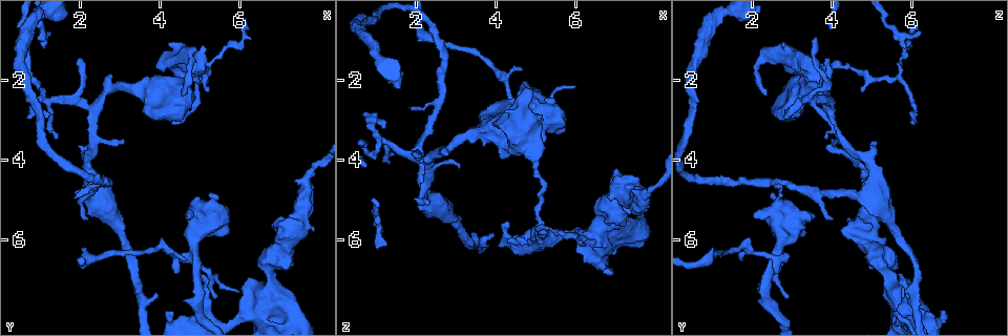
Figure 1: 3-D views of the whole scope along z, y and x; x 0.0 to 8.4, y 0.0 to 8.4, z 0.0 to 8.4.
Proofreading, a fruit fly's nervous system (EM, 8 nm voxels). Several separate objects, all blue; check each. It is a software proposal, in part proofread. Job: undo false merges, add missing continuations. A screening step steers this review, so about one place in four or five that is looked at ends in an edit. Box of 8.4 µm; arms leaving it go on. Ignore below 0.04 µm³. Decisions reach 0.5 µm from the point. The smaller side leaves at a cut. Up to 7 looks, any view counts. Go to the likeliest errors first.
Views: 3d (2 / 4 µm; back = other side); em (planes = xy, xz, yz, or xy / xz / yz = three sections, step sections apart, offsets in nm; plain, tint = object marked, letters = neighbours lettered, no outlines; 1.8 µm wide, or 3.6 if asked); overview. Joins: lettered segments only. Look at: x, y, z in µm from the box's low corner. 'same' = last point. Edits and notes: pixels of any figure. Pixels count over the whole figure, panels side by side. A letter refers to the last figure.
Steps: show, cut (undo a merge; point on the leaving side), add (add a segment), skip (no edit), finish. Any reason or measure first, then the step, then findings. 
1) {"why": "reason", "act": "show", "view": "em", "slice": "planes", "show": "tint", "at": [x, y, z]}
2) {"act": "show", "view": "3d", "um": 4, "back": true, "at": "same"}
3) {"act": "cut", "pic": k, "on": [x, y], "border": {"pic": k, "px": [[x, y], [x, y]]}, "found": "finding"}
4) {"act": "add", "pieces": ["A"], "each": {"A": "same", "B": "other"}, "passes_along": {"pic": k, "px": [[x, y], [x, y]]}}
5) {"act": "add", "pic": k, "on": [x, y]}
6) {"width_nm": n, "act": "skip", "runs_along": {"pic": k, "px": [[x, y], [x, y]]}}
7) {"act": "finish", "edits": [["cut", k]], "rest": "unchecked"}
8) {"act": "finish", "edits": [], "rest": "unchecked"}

{"why": "small branch off a trunk", "act": "show", "view": "3d", "um": 4, "at": [4.80, 6.45, 2.70]}

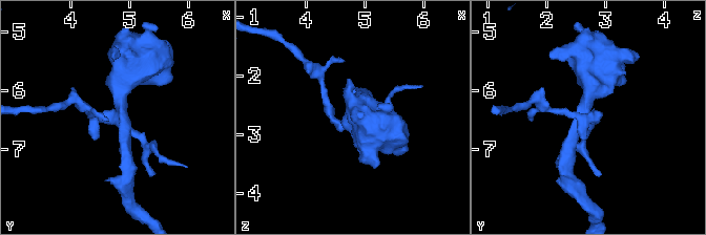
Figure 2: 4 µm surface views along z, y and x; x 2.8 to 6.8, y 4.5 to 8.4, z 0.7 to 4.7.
{"why": "now the EM", "act": "show", "view": "em", "um": 3.6, "slice": "planes", "show": "letters", "at": [4.85, 6.40, 2.70]}

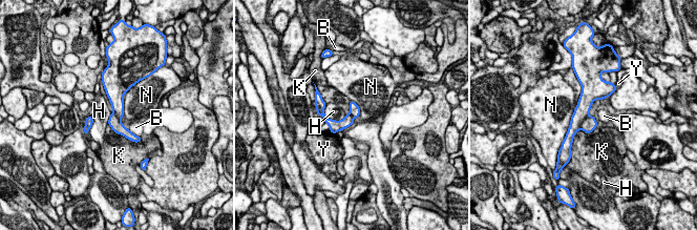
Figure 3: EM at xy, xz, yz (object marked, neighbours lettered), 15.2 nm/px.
{"width_nm": 160, "act": "cut", "pic": 3, "on": [589, 124], "each": {"B": "other", "H": "other", "K": "other", "N": "other", "Y": "other"}, "part_leaving": {"pic": 3, "px": [[112, 117], [124, 131], [136, 139]]}, "found": "a second neuron is stuck on"}

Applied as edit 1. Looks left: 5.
{"why": "see it whole again", "act": "show", "view": "overview"}

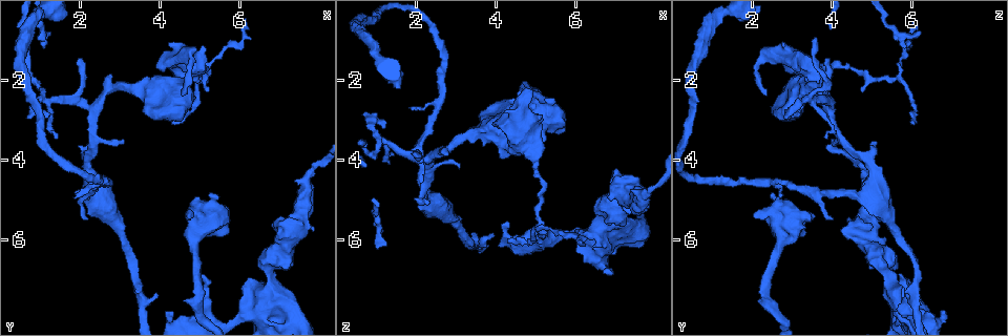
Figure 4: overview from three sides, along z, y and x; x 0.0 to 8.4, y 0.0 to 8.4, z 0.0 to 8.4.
{"why": "an open end", "act": "show", "view": "3d", "um": 4, "at": [6.20, 6.90, 5.80]}

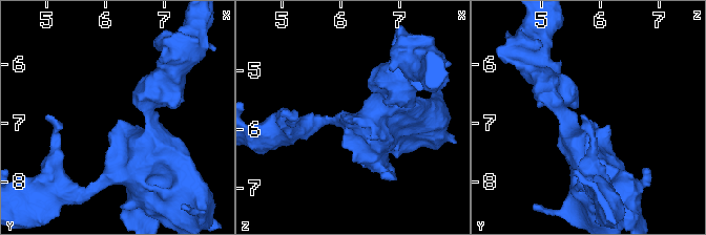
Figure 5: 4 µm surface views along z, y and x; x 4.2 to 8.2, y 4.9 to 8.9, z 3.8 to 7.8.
{"act": "show", "view": "em", "slice": "planes", "show": "letters", "at": [6.20, 6.95, 5.80]}

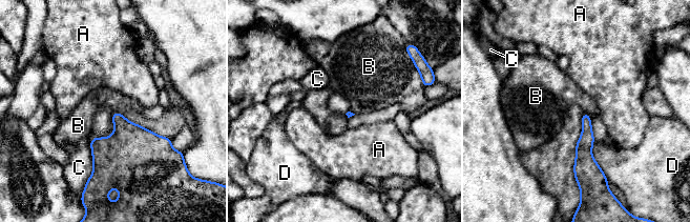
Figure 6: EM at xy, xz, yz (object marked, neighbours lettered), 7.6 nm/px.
{"longest_contact_nm": ["B", 500], "act": "skip", "each": {"A": "other", "B": "other", "C": "other", "D": "other"}, "runs_along": {"pic": 6, "px": [[585, 116], [584, 166], [577, 174]]}, "found": "none of them fits"}

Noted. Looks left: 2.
{"act": "show", "view": "em", "slice": "planes", "show": "letters", "at": [1.40, 3.45, 3.85]}

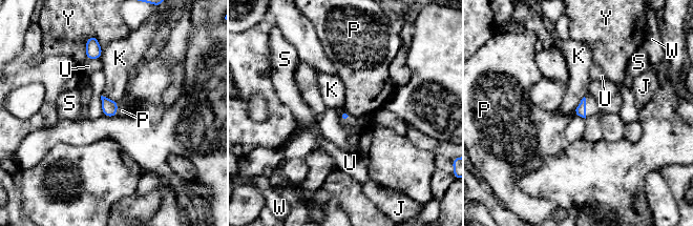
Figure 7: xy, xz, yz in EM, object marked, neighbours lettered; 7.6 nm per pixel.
{"act": "skip", "each": {"J": "other", "K": "other", "P": "other", "S": "other", "U": "other", "W": "other", "Y": "other"}, "found": "no lettered segment goes on from it"}

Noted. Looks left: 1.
{"act": "finish", "edits": [["cut", 3]], "rest": "unchecked"}

